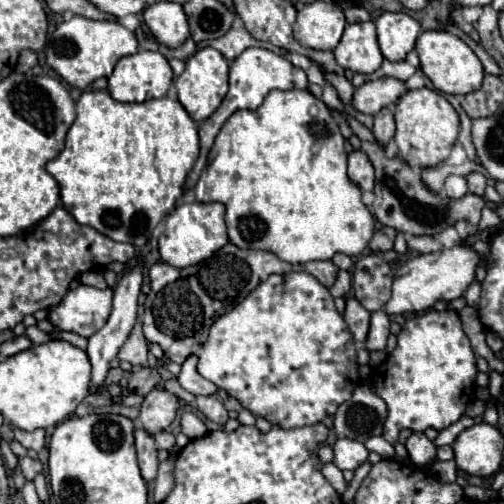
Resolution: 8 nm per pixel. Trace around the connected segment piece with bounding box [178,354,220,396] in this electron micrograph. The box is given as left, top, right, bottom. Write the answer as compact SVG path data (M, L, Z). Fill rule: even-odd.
M192 354L184 364L182 364L182 372L178 376L178 382L182 384L182 388L186 388L192 394L218 394L218 386L206 378L202 378L196 370L198 364L198 356Z

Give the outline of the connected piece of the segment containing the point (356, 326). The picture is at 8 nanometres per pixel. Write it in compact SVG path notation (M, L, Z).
M356 298L346 300L346 312L344 320L354 336L354 342L366 342L368 338L368 328L370 328L370 312L358 304Z

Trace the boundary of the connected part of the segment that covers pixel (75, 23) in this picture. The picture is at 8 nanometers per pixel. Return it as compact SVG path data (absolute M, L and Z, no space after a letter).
M72 16L70 20L64 20L54 30L54 34L46 46L46 58L48 58L46 62L70 86L86 88L98 78L108 78L112 74L112 68L116 66L116 62L126 54L134 54L136 48L138 48L138 40L136 40L134 32L126 30L120 22L88 20L84 16Z

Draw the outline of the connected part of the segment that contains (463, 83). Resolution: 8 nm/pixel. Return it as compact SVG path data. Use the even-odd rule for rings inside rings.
M426 30L418 36L416 52L420 56L422 72L432 80L434 88L446 94L470 94L482 86L484 68L470 46L458 36L444 30Z

